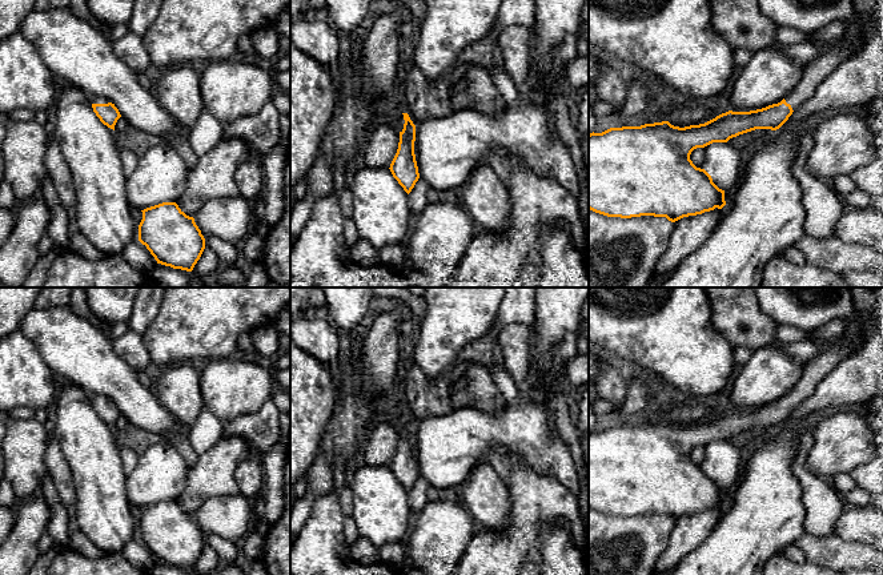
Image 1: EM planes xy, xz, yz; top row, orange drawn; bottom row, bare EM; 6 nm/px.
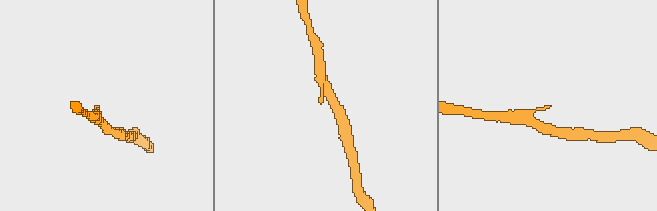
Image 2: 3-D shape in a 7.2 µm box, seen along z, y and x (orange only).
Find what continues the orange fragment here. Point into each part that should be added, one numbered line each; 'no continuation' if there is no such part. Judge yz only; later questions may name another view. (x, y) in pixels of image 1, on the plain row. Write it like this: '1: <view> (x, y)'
1: yz (829, 356)

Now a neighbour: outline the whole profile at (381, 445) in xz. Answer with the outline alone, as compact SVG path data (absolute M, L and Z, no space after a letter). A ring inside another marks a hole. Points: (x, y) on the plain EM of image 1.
M377 423L368 434L360 461L369 466L390 466L397 451L400 431L386 423Z

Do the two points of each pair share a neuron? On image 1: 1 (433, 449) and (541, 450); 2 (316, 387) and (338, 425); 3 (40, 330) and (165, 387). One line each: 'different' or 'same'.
1: same
2: different
3: different

